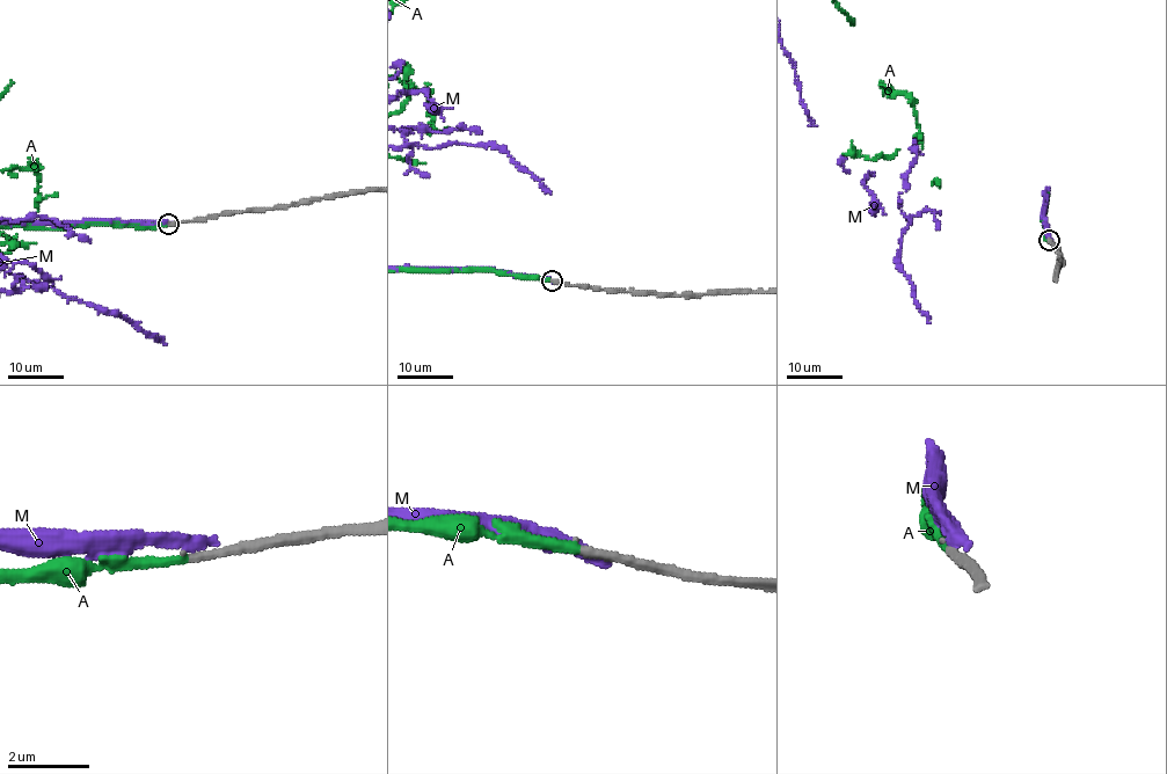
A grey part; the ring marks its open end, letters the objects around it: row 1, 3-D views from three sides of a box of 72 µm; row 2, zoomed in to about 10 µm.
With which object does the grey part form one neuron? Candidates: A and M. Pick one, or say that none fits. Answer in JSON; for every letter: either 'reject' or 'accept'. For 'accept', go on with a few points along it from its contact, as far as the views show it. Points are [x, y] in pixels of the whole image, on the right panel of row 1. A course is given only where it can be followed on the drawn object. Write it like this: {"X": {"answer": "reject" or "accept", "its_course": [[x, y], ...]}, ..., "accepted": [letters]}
{"A": {"answer": "accept"}, "M": {"answer": "reject"}, "accepted": ["A"]}

